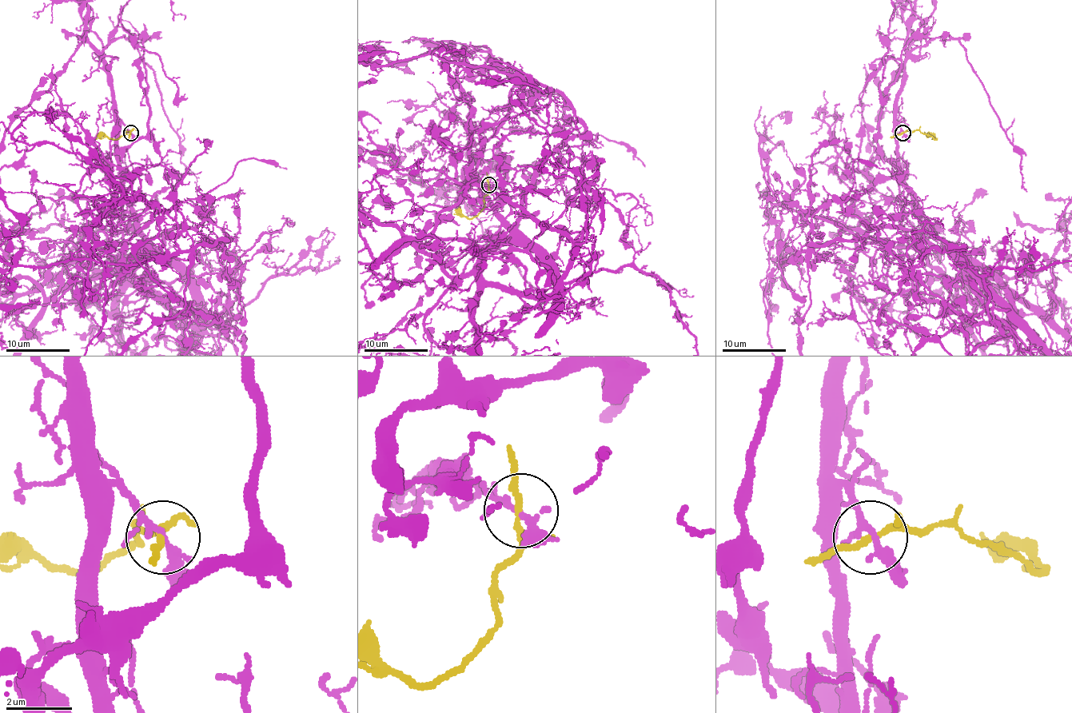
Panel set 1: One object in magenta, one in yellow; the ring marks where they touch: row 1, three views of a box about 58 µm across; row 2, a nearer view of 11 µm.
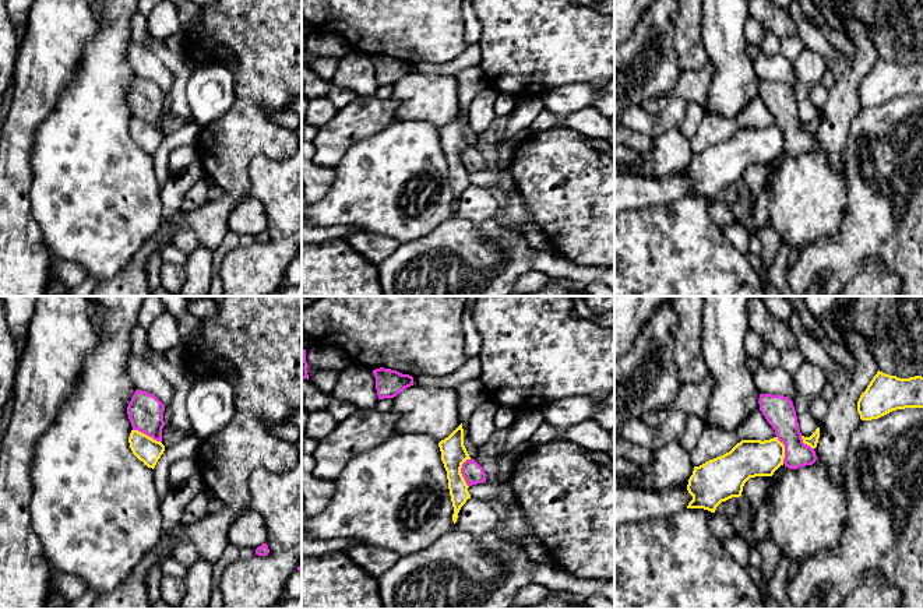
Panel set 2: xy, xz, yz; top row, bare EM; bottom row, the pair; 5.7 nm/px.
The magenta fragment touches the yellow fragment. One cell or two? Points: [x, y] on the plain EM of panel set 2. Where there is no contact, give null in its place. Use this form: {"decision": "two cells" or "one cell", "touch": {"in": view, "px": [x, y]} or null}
{"decision": "two cells", "touch": {"in": "xz", "px": [461, 159]}}

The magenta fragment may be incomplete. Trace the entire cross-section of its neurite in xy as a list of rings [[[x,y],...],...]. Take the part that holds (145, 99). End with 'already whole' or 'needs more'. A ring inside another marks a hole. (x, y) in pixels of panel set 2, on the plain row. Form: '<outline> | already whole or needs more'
[[[135,77],[127,102],[133,117],[138,117],[162,130],[162,116],[165,92],[152,81]]] | already whole

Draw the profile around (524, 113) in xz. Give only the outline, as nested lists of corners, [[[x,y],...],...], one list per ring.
[[[538,95],[533,98],[519,99],[510,115],[510,123],[504,140],[514,140],[518,131],[529,129],[543,109],[543,101]]]

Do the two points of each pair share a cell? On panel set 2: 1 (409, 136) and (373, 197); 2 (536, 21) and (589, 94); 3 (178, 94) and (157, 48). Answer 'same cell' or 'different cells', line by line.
1: same cell
2: different cells
3: same cell

